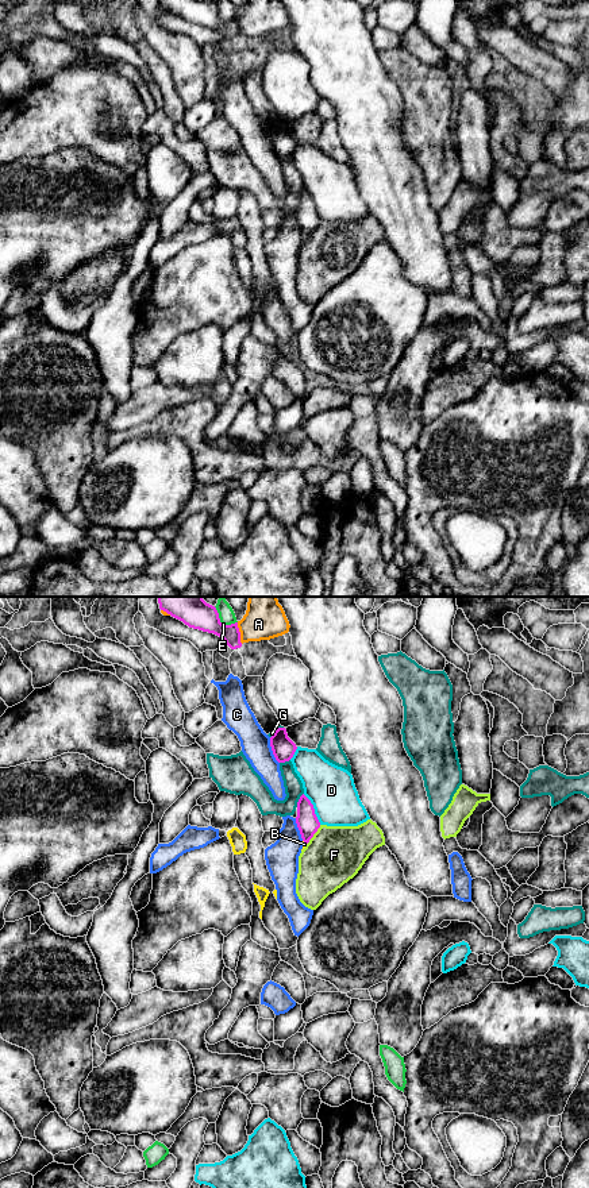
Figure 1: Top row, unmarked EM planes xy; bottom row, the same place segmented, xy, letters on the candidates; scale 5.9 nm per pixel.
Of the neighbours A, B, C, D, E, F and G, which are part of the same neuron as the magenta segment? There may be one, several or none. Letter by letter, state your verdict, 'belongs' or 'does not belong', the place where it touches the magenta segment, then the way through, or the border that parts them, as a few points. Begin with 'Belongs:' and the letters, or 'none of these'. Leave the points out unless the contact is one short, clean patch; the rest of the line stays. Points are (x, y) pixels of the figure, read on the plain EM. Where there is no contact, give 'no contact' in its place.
Belongs: B
A: does not belong | xy (239, 29)
B: belongs | xy (304, 236) | across xy (307, 216), (304, 236), (304, 239)
C: does not belong | xy (272, 145)
D: does not belong | xy (314, 204)
E: does not belong | xy (220, 18)
F: does not belong | xy (314, 228)
G: does not belong | xy (299, 195) | along xy (303, 188), (296, 201)

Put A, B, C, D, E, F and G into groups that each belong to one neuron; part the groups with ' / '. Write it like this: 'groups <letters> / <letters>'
groups A / B / C / D / E / F / G

